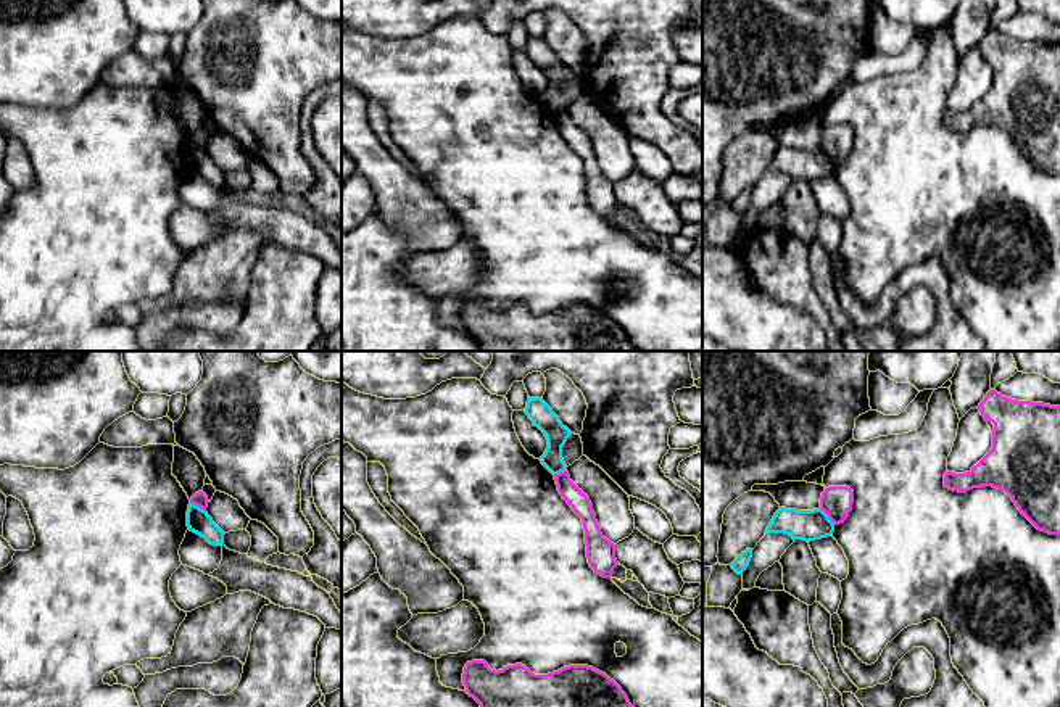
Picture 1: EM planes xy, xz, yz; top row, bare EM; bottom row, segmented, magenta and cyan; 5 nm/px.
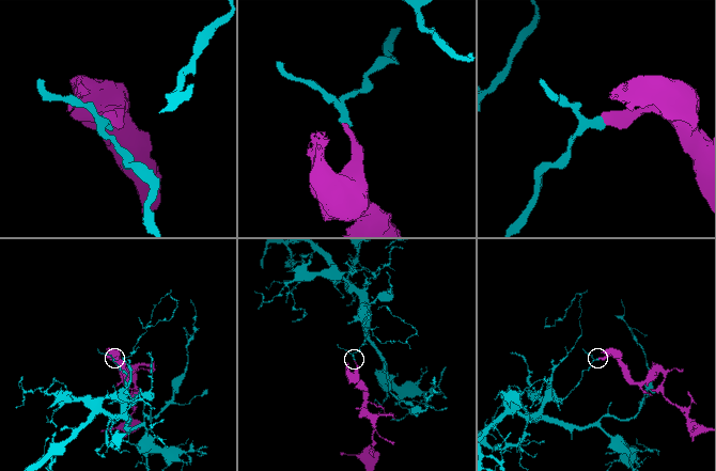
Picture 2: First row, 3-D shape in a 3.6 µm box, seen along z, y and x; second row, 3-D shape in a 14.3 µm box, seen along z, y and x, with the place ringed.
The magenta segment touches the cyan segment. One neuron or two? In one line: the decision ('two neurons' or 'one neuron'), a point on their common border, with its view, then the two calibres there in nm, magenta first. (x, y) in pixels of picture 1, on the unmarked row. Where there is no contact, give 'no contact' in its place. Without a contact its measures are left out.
two neurons | yz (827, 153) | 160/160 nm

